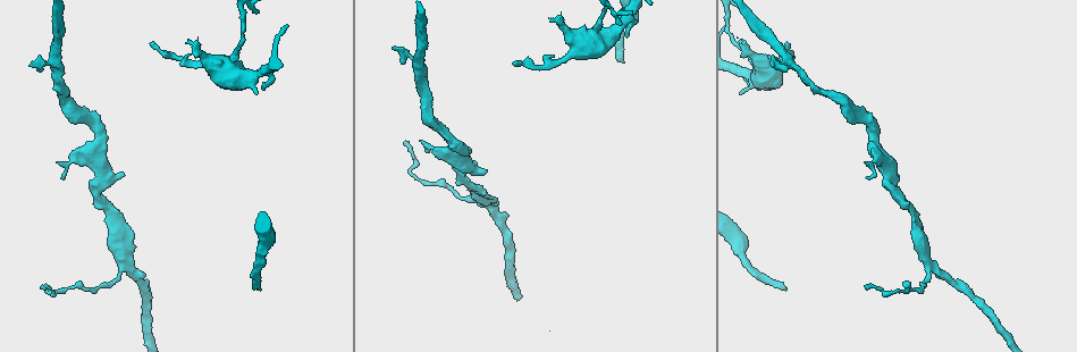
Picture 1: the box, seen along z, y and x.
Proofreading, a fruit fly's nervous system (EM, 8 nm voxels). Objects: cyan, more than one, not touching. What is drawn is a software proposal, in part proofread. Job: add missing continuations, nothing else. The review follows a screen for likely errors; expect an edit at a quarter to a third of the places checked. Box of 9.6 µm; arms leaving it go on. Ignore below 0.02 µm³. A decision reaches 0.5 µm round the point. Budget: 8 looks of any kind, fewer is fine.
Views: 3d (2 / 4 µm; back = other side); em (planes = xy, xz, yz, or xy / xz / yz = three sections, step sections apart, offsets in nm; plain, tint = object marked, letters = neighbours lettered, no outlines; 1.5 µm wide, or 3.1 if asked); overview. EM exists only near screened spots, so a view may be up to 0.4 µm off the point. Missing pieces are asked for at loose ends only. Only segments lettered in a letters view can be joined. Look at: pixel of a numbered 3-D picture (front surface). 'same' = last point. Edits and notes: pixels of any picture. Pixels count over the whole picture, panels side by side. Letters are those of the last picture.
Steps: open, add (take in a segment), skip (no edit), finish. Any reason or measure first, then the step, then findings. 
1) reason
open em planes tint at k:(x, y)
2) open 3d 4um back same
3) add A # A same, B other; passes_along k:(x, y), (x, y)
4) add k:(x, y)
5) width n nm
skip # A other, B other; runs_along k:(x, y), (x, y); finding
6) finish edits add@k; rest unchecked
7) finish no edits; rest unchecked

an open end
open 3d 2um back at 1:(189, 42)

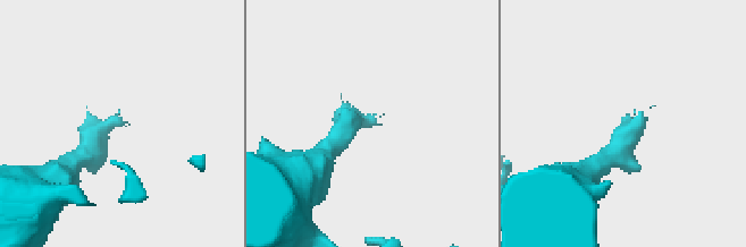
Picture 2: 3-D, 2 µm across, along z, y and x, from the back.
need the tissue
open em planes tint at 2:(631, 124)

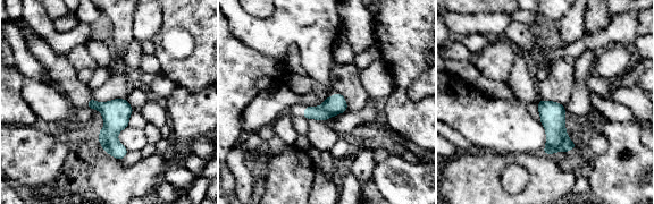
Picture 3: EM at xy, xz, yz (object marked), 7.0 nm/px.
what lies round it
open em planes letters same

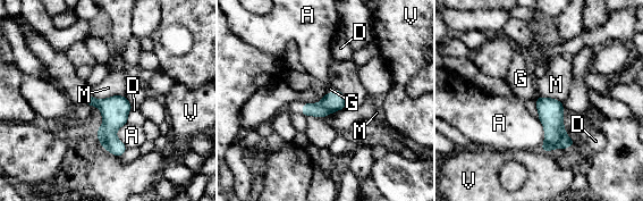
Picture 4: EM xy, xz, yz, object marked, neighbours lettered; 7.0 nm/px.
add G # A other, D other, G same, M other, V other; passes_along 4:(550, 110), (538, 98), (521, 78); the cell continues

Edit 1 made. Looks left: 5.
open em xy step 8 tint at 1:(31, 66)

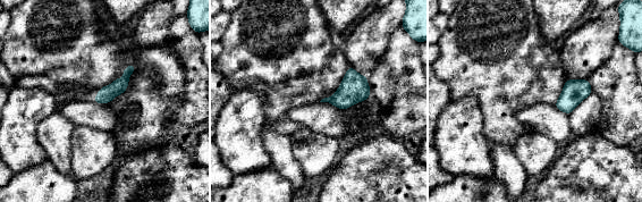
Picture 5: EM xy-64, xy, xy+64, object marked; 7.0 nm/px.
open em planes letters same

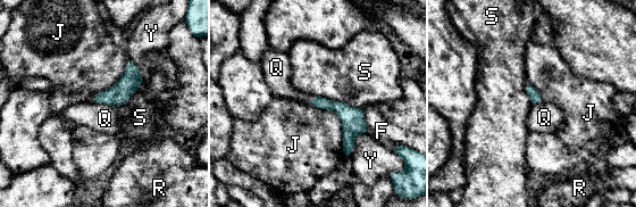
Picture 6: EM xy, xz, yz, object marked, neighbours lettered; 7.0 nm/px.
skip # F other, J other, Q other, R other, S other, Y other; border 6:(92, 100), (116, 107); none of them fits

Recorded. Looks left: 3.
long arm stops here
open em planes tint at 1:(786, 288)

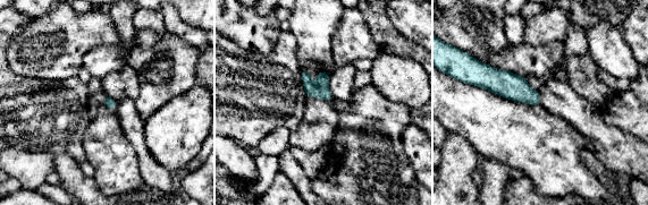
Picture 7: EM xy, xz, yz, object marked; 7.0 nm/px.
see the neighbours
open em planes letters same

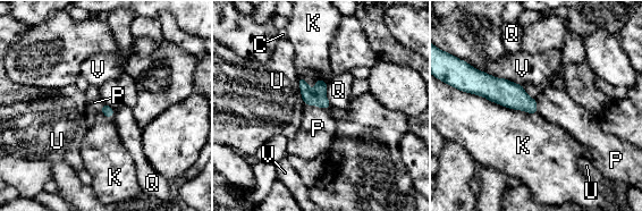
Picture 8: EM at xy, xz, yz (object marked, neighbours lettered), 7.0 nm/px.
add P # C other, K other, P same, Q other, U other, V other; it goes on there

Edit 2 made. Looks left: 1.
finish edits add@4, add@8; rest unchecked

